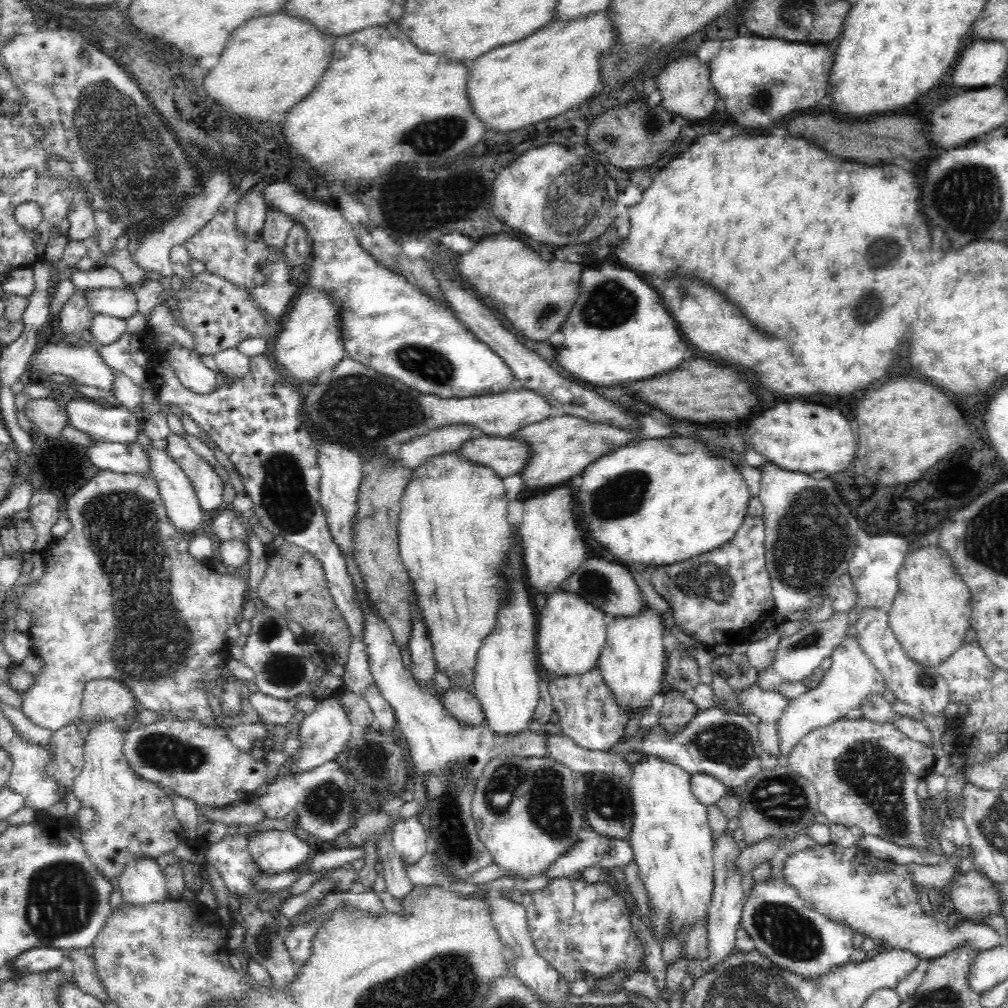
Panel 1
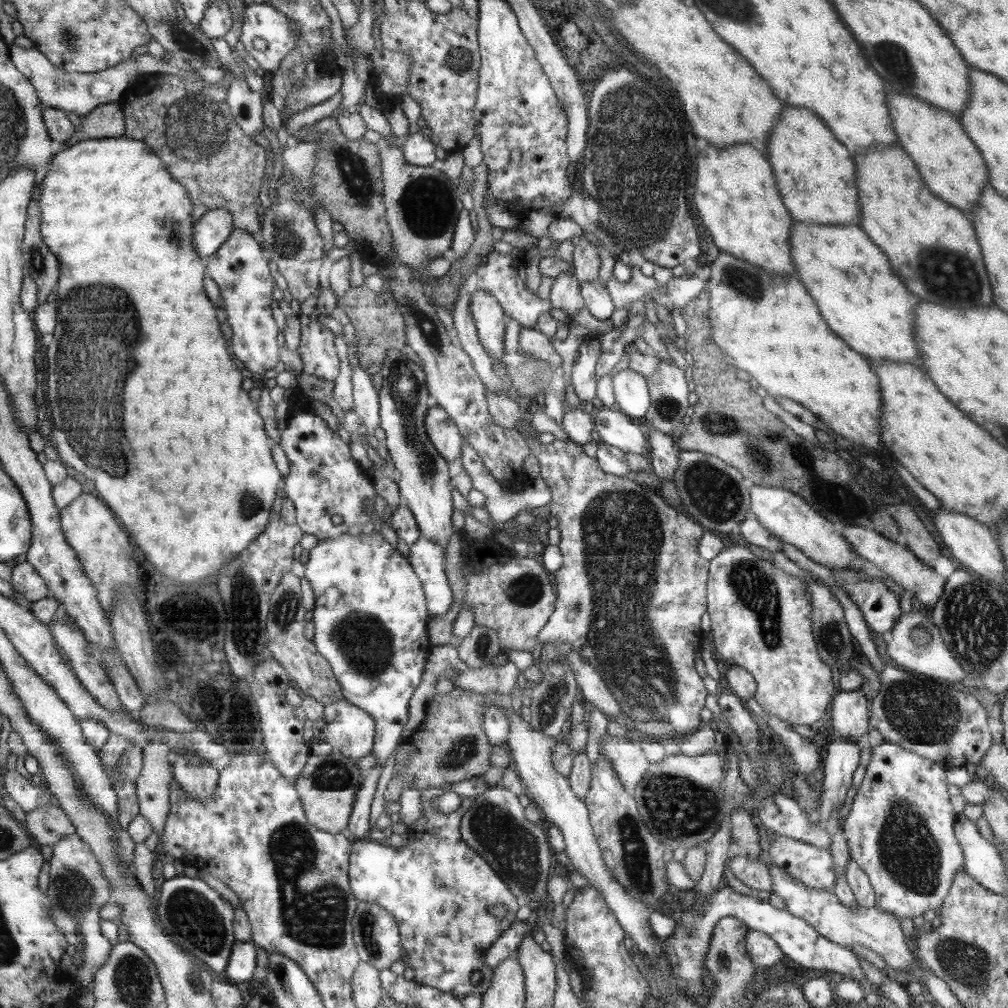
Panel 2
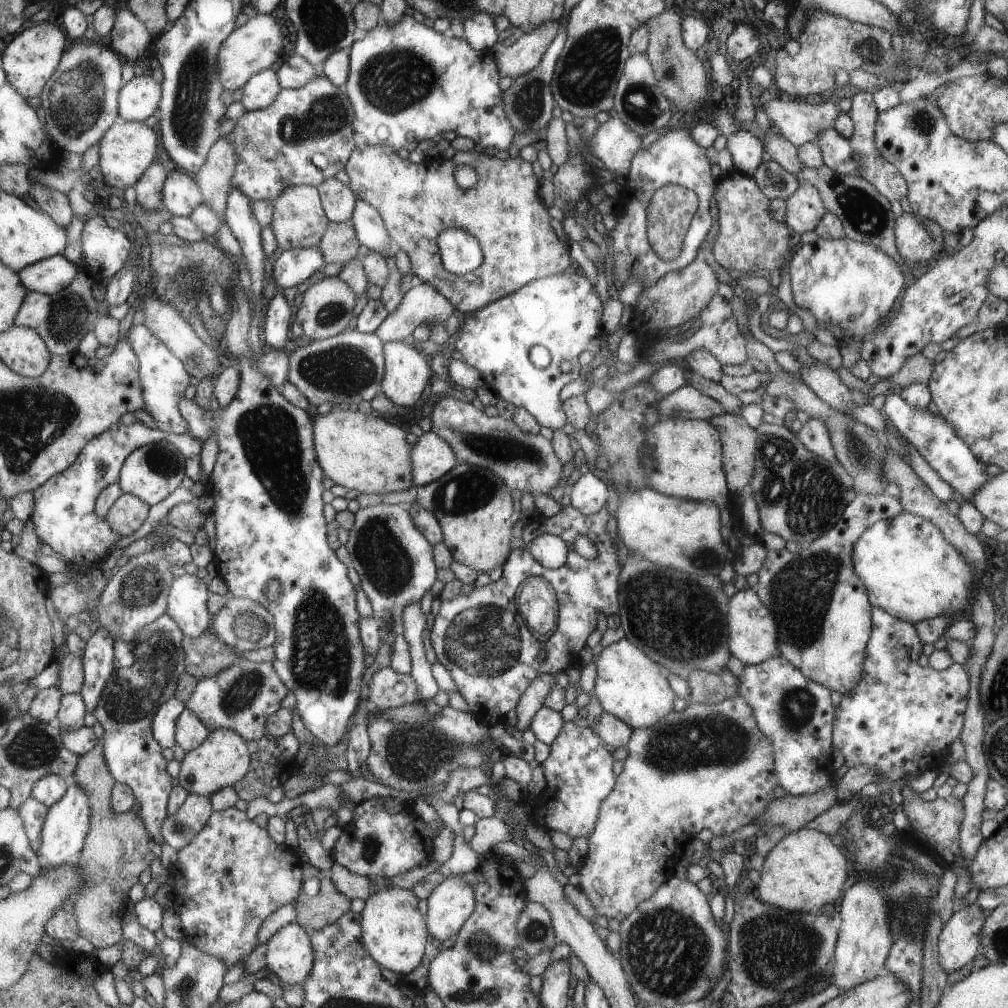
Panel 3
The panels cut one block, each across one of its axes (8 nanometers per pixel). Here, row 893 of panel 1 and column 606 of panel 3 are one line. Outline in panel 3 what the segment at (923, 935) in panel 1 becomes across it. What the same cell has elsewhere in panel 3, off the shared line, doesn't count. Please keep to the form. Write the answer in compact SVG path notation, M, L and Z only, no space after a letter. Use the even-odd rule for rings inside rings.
M741 697L721 700L719 704L712 705L688 702L681 712L671 711L661 721L655 722L653 726L632 729L629 740L625 745L627 756L623 760L623 768L618 776L618 781L615 782L615 788L611 790L609 796L602 802L600 813L598 814L598 822L594 826L590 837L586 838L587 853L583 862L577 867L580 891L589 900L597 916L607 916L607 918L614 918L620 922L620 920L629 916L646 898L653 896L655 889L658 889L659 885L662 885L668 878L673 877L677 860L679 859L673 842L677 838L685 838L681 826L689 826L689 838L695 836L701 828L709 828L709 832L713 836L731 834L734 830L752 822L753 818L757 818L767 808L767 804L773 800L773 788L775 785L778 785L778 778L774 774L774 748L770 739L759 730L756 719L753 716L754 710L747 703L747 700Z

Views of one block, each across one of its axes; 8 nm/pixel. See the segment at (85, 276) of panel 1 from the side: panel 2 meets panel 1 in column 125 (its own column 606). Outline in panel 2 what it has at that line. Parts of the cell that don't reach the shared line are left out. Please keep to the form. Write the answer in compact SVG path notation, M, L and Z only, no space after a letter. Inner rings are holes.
M637 267L630 268L631 277L628 282L618 282L613 276L604 284L604 288L612 299L614 308L629 308L633 301L642 300L647 291L657 289L656 281L643 276Z

